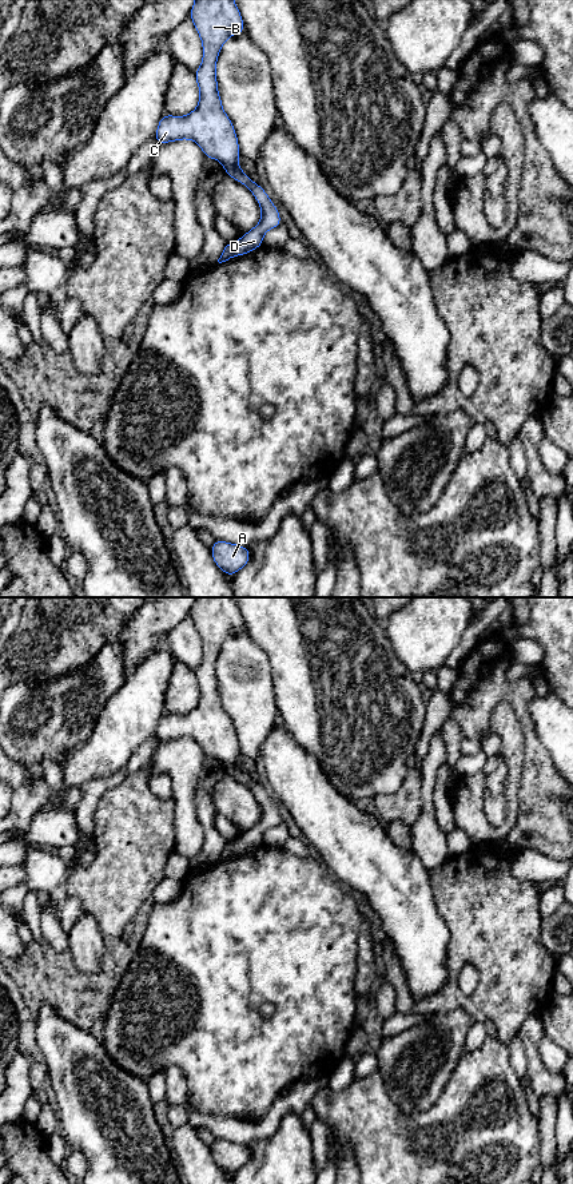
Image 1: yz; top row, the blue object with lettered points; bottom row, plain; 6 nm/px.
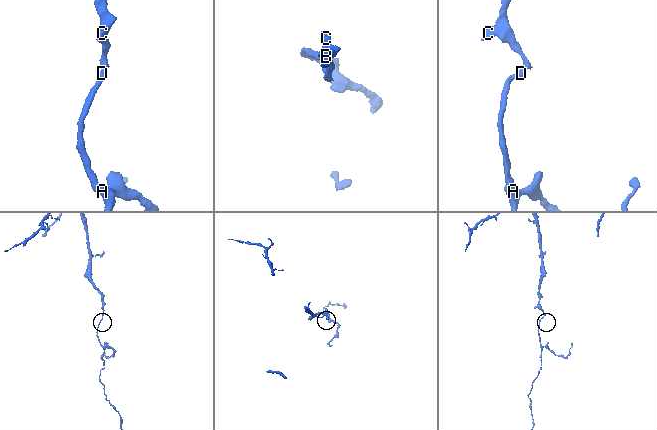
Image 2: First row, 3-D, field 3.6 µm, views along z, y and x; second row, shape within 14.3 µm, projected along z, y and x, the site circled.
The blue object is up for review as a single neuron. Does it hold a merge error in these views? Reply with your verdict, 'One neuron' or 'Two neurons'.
One neuron

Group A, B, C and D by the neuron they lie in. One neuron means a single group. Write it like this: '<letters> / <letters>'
A B C D

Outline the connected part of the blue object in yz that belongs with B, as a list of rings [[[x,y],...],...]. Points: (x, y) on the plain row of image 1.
[[[195,597],[190,617],[202,637],[203,660],[195,670],[200,690],[198,706],[187,715],[164,712],[158,723],[158,744],[167,740],[191,738],[196,740],[206,756],[219,759],[226,772],[244,783],[262,807],[260,821],[234,842],[226,842],[219,862],[235,854],[244,854],[263,843],[263,833],[278,826],[280,814],[260,783],[238,766],[240,748],[235,727],[222,707],[218,692],[215,664],[224,640],[234,632],[244,632],[244,624],[232,597]]]

